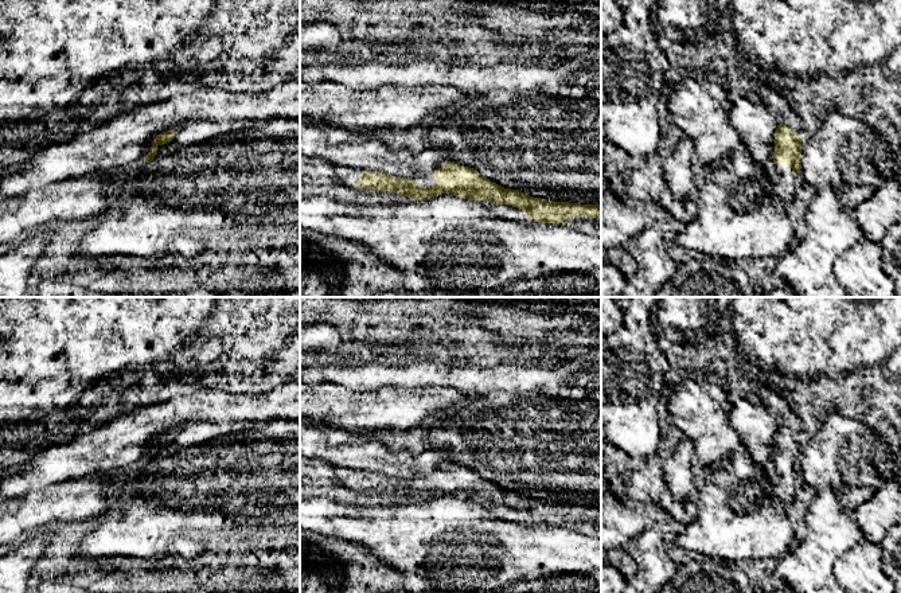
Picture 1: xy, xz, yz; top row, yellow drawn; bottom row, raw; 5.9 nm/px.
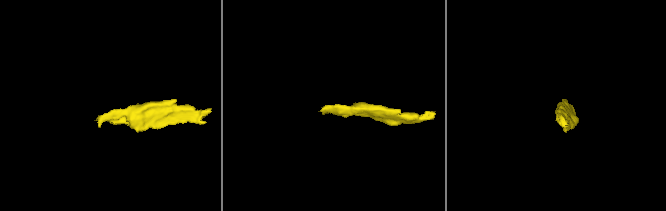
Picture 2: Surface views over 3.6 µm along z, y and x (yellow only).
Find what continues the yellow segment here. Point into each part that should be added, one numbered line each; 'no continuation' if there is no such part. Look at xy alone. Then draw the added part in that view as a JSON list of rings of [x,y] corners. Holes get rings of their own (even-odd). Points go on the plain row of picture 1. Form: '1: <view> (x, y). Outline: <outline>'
1: xy (131, 473). Outline: [[[137,461],[126,468],[124,468],[120,475],[124,484],[132,484],[140,479],[148,471],[148,464],[144,461]]]

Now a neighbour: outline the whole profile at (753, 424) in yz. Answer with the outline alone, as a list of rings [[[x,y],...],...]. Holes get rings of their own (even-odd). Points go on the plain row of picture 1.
[[[740,397],[732,403],[728,420],[754,464],[761,467],[772,460],[777,424],[761,402],[753,405]]]

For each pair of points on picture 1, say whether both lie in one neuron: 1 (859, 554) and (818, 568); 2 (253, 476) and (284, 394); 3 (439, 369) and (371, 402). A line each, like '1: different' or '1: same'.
1: different
2: different
3: different

